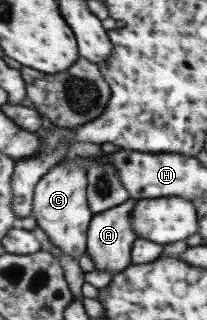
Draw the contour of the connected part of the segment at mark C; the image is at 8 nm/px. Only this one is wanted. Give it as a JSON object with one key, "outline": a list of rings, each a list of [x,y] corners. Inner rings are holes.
{"outline":[[[58,164],[41,176],[34,185],[32,214],[36,225],[49,237],[51,244],[77,260],[86,250],[86,234],[92,212],[86,201],[86,172],[81,166]]]}

